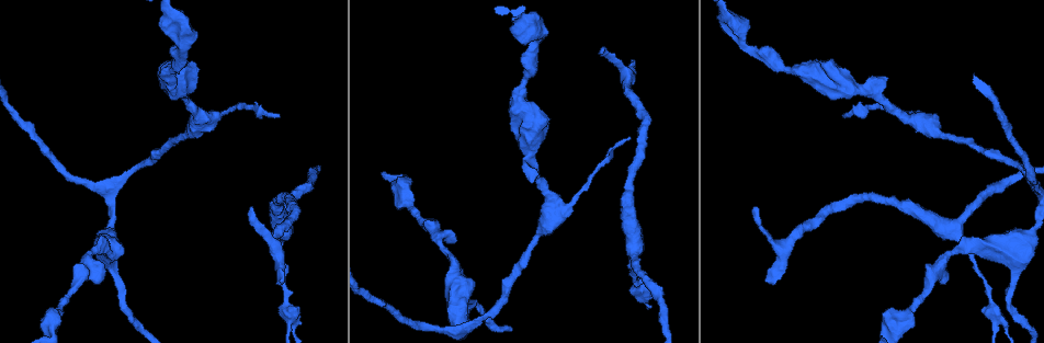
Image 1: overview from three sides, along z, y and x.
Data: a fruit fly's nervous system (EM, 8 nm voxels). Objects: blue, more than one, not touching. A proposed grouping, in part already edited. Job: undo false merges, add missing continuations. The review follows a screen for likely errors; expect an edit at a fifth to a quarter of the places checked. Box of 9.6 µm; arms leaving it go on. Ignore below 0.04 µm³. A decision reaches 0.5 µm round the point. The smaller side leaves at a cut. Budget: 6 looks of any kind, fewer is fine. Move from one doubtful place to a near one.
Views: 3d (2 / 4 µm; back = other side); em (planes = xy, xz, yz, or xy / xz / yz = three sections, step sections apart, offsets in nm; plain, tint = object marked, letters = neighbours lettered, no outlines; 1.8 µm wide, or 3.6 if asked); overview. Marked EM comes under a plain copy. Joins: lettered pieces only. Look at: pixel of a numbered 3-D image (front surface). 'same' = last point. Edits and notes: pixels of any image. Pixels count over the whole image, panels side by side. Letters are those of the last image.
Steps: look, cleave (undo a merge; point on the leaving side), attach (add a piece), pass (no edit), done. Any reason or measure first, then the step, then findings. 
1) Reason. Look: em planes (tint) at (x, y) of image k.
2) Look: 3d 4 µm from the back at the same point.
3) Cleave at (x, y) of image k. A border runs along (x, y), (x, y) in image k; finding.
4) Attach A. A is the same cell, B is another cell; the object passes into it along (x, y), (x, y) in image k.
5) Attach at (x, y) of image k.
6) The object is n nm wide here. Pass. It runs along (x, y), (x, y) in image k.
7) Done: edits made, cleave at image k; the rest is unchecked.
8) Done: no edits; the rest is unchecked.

Branch stops here. Look: em planes (letters) at (769, 284) of image 1.

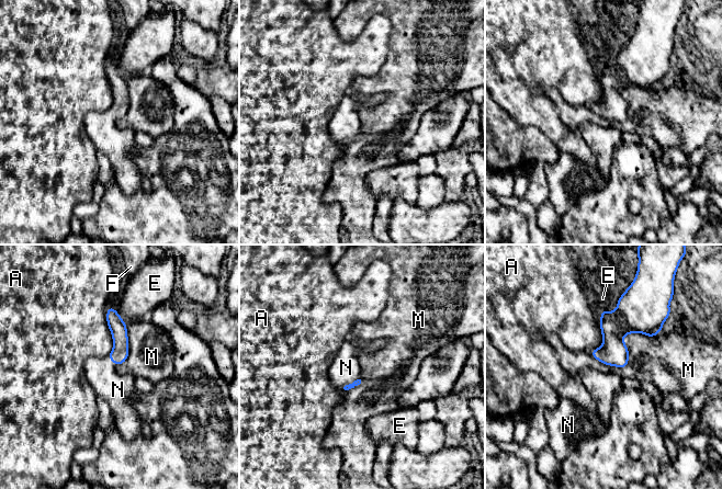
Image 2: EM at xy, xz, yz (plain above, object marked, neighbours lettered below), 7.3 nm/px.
Attach N. N is the same cell, A, E, F and M are other cells; the object passes into it along (359, 381), (352, 382), (346, 367) in image 2; the neuron continues.

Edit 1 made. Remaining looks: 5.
Look: overview.

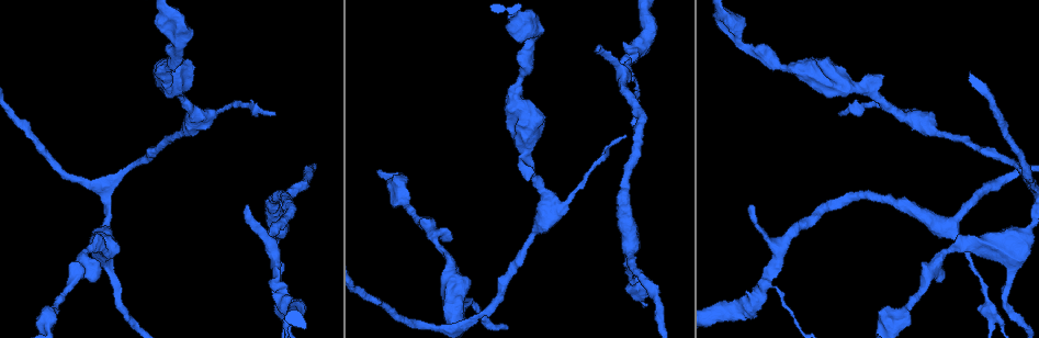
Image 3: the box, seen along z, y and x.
Thin end. Look: em xz step 8 (tint) at (750, 204) of image 3.

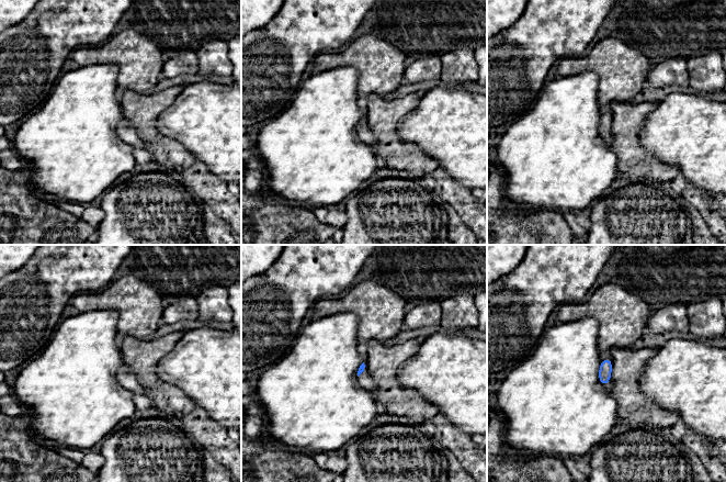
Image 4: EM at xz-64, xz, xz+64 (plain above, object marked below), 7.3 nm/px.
Cut it another way. Look: em planes (letters) at the same point.

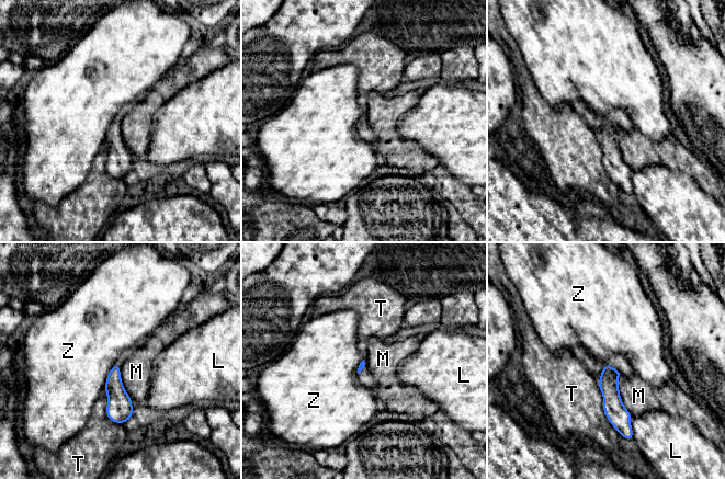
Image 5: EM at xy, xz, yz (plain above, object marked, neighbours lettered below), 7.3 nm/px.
The longest contact is with T, 440 nm. Pass. L, M, T and Z are other cells; a border runs along (620, 374), (620, 398), (633, 415) in image 5; none of them fits.

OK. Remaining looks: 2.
Three arms meet. Look: em planes (letters) at (461, 328) of image 3.

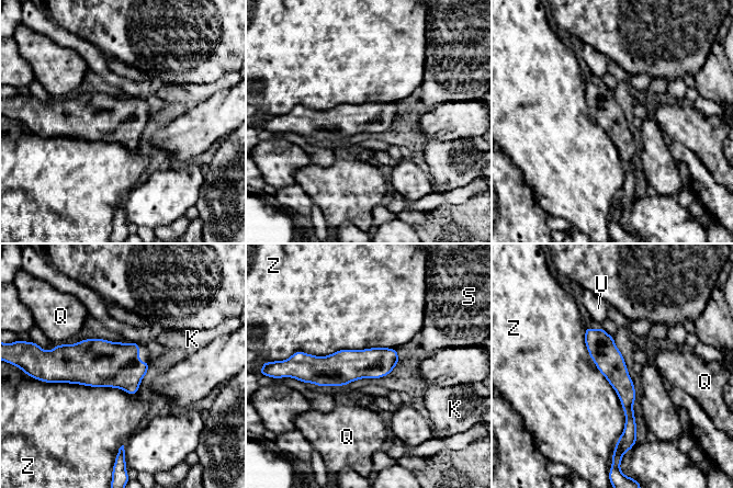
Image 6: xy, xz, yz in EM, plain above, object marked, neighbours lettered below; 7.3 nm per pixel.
Pass. K, Q, S, U and Z are other cells; it runs along (588, 330), (626, 390), (627, 431) in image 6; all the same neuron.

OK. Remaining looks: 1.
Done: edits made, attach at image 2; the rest is unchecked.

